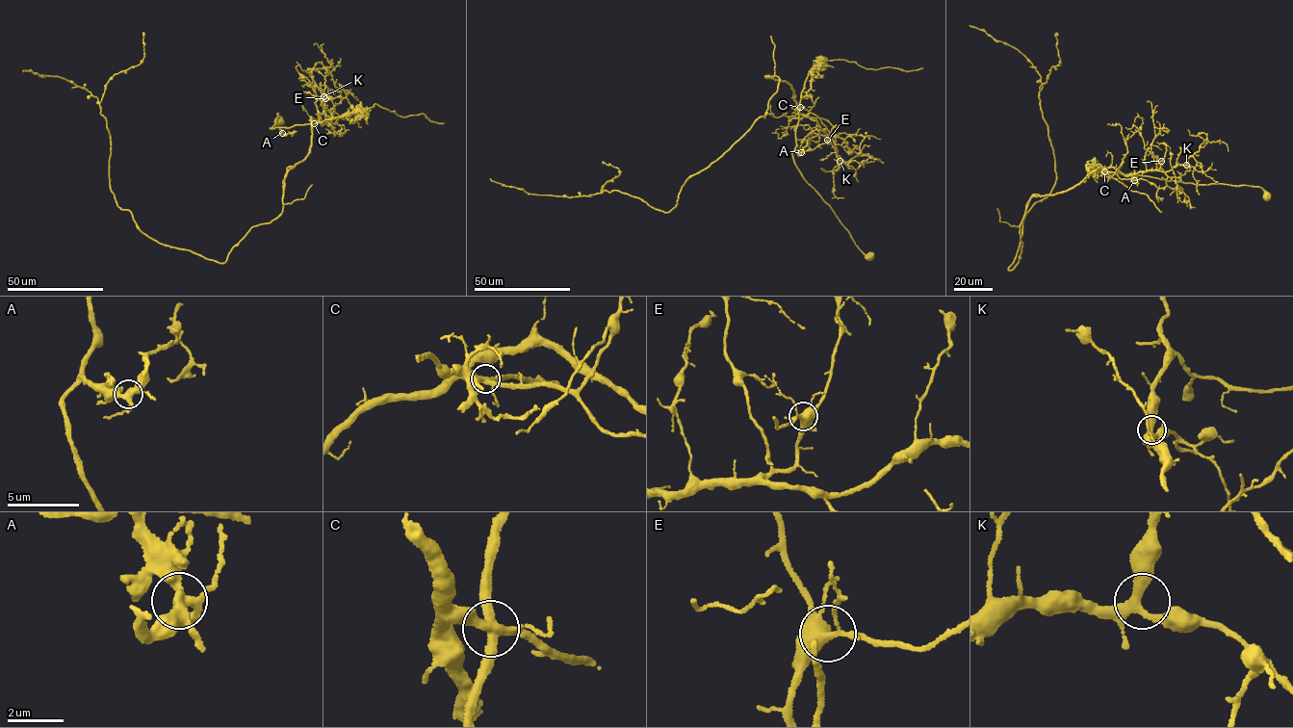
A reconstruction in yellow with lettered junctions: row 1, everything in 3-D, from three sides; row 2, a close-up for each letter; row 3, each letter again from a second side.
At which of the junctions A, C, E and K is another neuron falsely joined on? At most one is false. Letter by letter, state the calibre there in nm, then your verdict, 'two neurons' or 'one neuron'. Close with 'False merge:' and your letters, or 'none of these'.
A: calibre 380 nm; one neuron
C: calibre 360 nm; two neurons
E: calibre 400 nm; one neuron
K: calibre 320 nm; one neuron
False merge: C

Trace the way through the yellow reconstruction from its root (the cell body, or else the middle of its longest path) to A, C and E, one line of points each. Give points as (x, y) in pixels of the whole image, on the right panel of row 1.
A: (1267, 196), (1260, 187), (1247, 185), (1195, 185), (1131, 173), (1134, 180)
C: (1267, 196), (1256, 187), (1195, 185), (1104, 171)
E: (1267, 196), (1256, 187), (1195, 185), (1102, 170), (1113, 168), (1128, 175), (1159, 168), (1161, 161)

